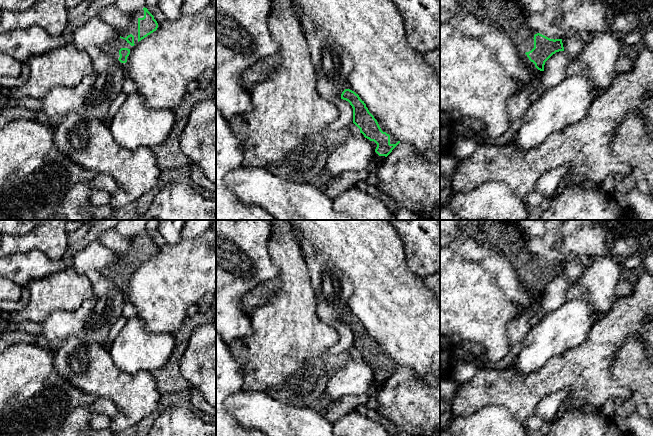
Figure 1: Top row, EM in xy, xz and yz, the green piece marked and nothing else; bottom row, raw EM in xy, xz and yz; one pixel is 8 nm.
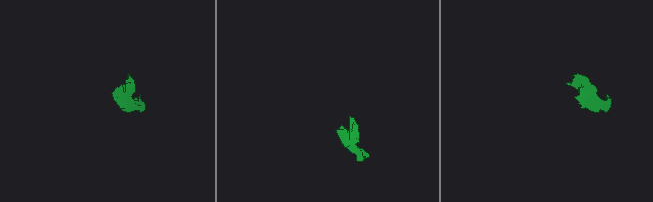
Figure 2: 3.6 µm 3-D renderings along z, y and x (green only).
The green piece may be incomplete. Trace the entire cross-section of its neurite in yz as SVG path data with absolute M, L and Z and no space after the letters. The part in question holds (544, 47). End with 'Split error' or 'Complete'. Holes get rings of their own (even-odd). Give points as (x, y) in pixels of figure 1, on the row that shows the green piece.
M530 29L529 36L510 36L510 38L540 71L544 71L545 62L553 54L564 51L562 39L550 39L533 29Z. Split error

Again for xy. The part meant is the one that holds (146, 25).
M144 7L143 10L143 18L139 18L137 13L133 14L129 19L128 27L118 34L120 38L125 39L131 46L134 46L158 28L154 16L147 8Z. Split error

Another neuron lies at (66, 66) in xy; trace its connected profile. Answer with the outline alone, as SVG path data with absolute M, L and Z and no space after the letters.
M73 43L34 55L27 64L30 68L28 80L24 85L7 91L14 99L41 99L56 86L74 88L95 71L93 60L87 52L78 50Z

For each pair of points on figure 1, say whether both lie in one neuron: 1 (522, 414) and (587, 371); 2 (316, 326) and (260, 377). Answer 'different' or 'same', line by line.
1: same
2: same

